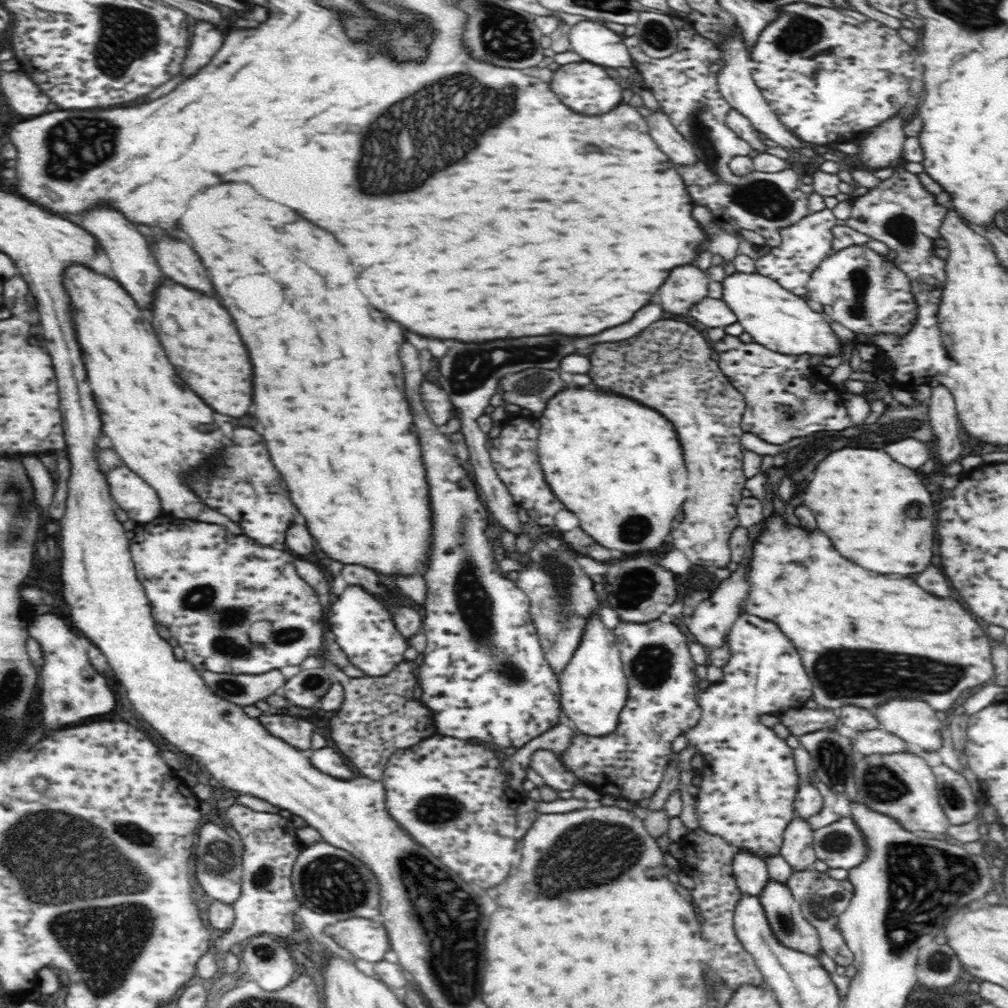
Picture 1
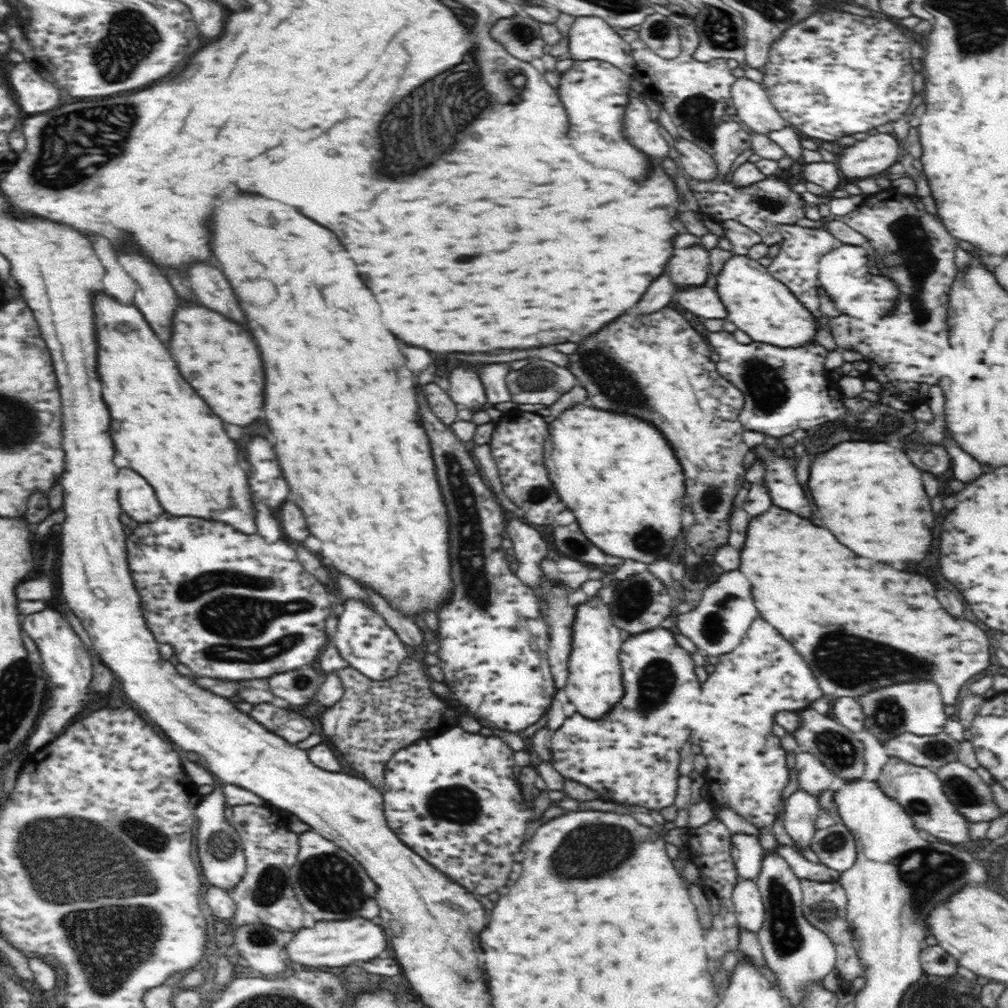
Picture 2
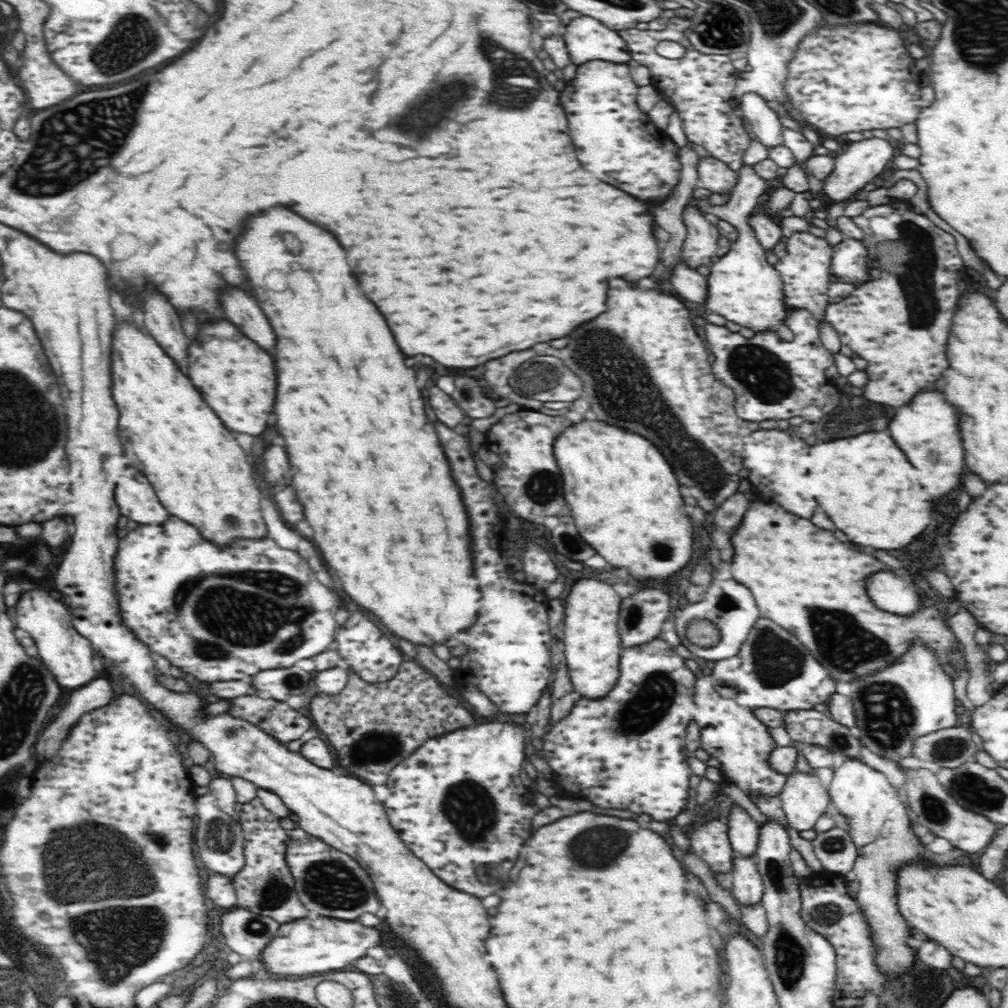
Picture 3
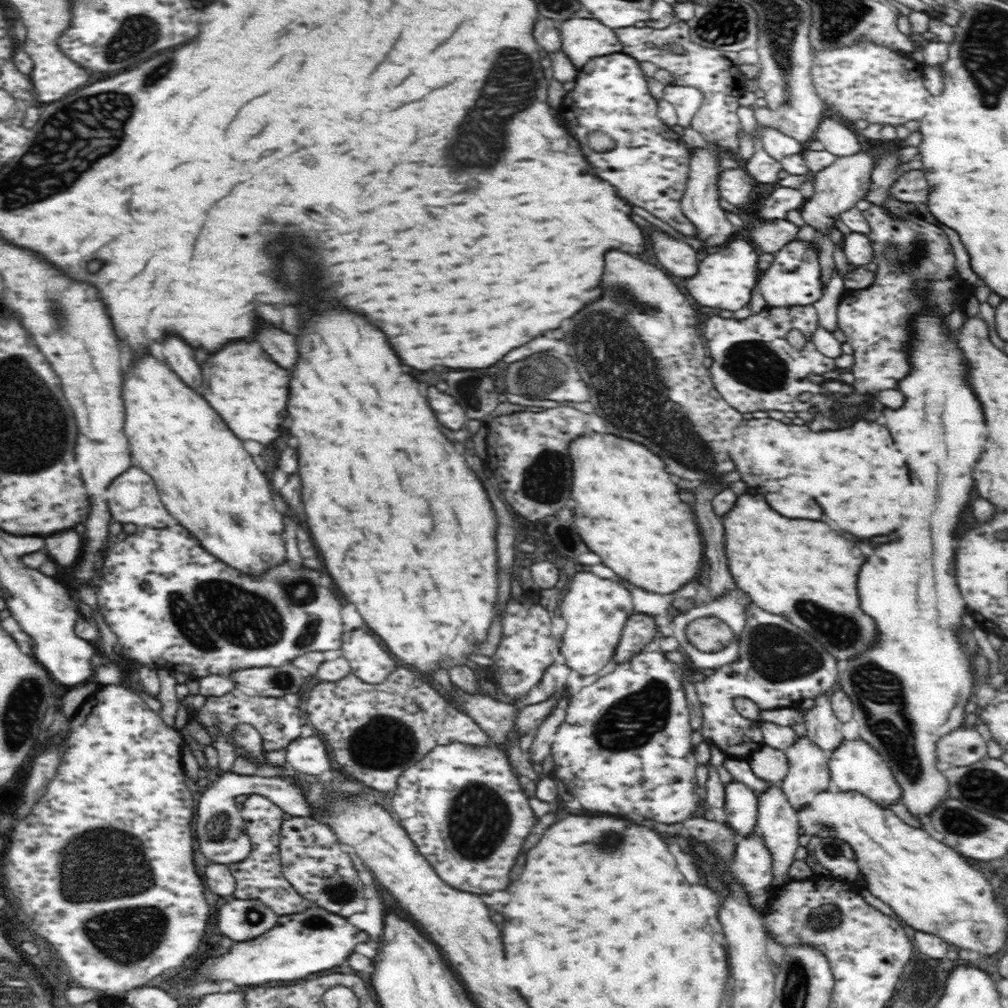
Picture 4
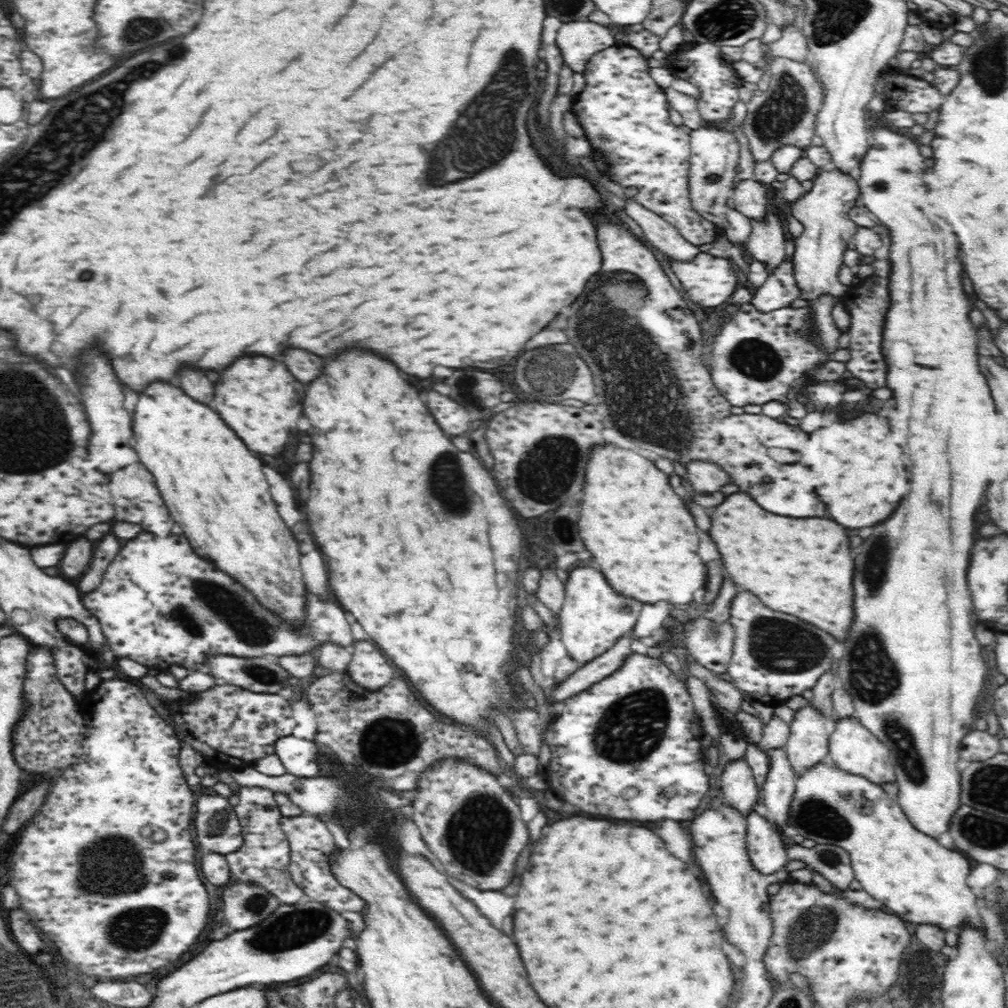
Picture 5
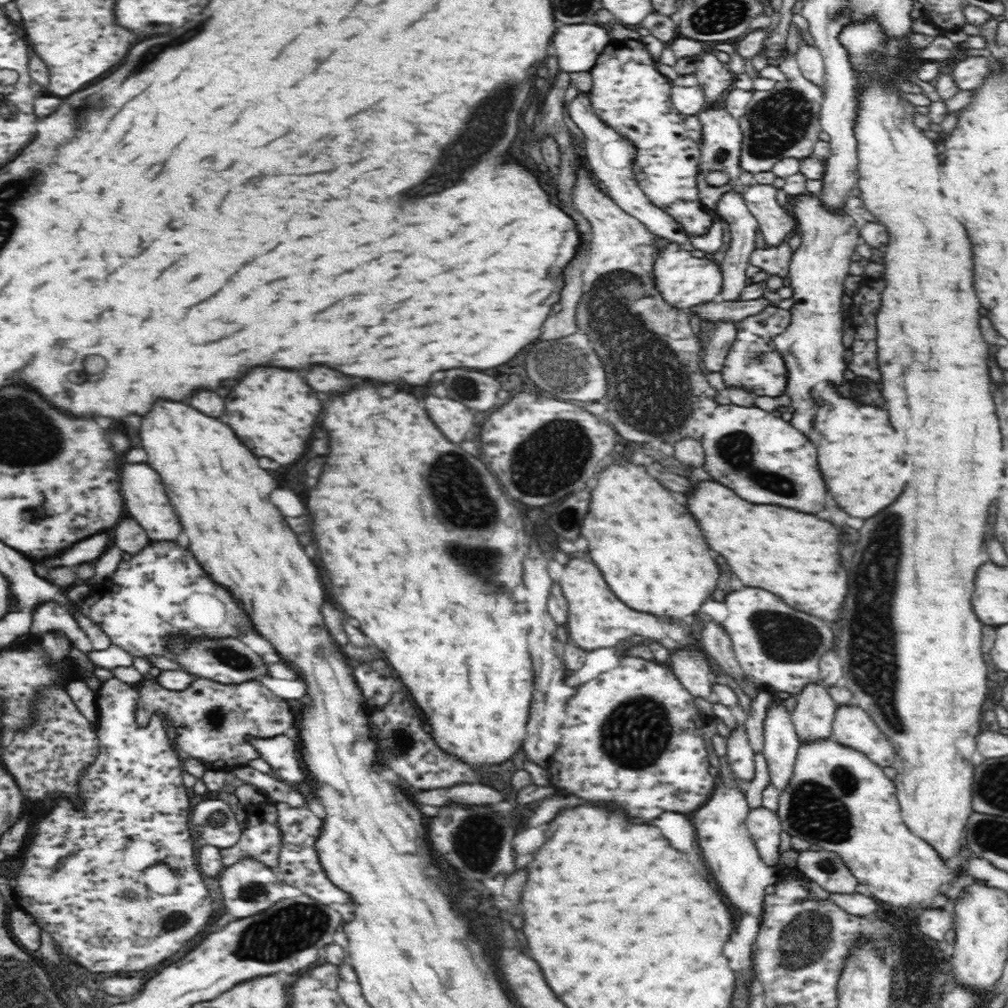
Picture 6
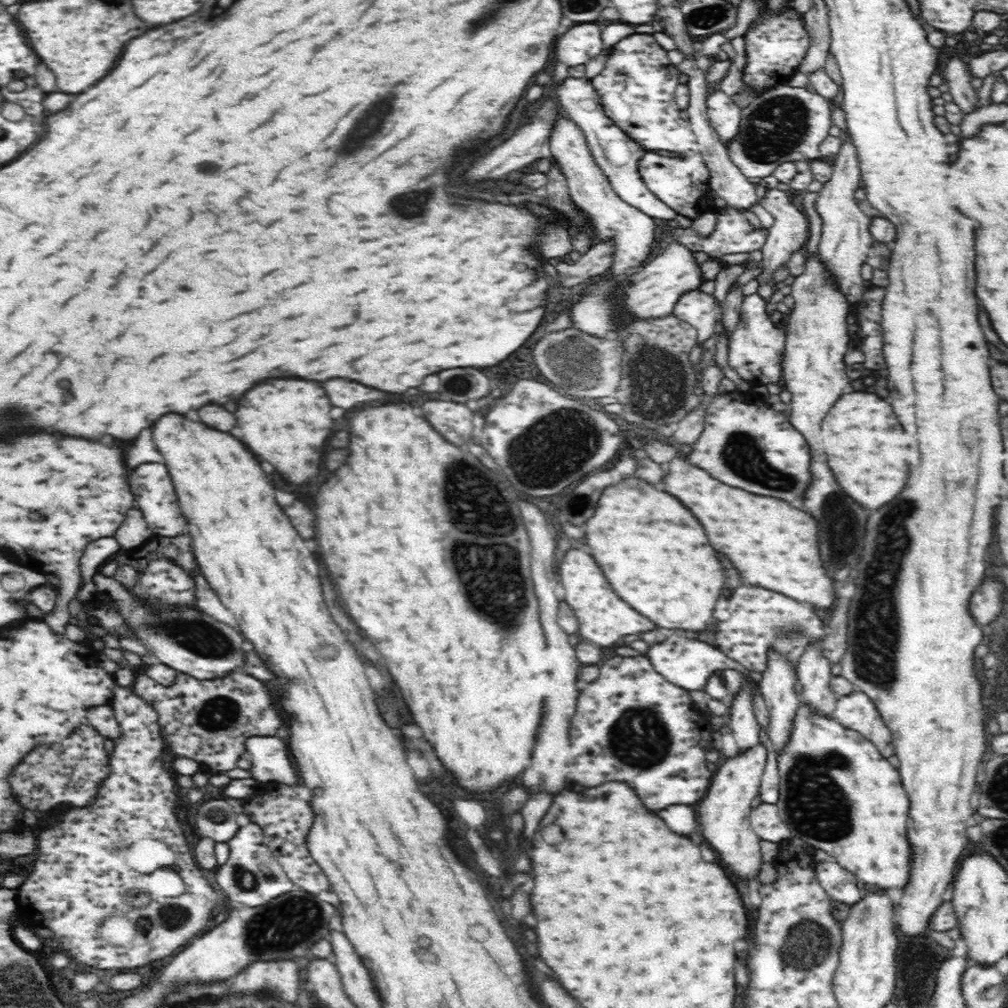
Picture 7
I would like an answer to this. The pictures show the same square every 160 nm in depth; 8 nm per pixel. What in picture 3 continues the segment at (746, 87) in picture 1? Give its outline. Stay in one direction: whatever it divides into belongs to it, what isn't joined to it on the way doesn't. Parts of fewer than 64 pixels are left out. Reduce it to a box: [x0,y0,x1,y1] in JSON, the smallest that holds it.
[738,91,785,147]

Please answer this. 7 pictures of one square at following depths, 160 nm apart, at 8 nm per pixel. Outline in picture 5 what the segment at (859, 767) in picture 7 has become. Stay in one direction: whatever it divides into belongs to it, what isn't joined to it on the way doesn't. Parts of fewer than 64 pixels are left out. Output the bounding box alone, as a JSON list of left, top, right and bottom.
[787,759,985,928]

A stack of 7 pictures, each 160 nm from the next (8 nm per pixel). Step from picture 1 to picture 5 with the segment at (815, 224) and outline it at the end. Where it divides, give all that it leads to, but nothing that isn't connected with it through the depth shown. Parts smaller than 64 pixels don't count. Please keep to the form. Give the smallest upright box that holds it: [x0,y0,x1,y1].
[749,261,798,312]

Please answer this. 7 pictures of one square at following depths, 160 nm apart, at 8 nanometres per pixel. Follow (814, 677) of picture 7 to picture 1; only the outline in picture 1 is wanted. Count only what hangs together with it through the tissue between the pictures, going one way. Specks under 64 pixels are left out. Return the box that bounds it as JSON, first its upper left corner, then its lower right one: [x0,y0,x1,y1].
[779,813,818,872]

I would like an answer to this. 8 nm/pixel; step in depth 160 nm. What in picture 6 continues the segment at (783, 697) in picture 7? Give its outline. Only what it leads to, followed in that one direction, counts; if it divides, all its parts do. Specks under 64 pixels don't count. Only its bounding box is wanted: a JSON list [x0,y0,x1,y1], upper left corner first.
[762,698,801,791]

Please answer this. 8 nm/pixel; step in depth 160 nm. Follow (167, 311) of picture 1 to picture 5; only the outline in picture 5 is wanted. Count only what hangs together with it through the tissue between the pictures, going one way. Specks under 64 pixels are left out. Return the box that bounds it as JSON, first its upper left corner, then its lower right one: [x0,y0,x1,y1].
[214,356,304,456]

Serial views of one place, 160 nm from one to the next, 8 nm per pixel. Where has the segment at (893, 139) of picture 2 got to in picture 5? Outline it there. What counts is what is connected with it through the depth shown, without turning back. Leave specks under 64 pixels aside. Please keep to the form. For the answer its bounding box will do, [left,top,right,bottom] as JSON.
[790,169,859,355]

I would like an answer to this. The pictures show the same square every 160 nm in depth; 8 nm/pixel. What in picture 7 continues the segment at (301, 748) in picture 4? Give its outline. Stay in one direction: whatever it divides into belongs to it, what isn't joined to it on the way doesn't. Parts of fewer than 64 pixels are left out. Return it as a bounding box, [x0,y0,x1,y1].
[245,735,296,784]

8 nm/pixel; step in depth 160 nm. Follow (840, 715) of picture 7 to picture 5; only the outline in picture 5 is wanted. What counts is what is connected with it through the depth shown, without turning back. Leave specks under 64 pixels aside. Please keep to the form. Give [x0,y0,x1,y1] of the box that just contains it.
[828,716,896,785]

